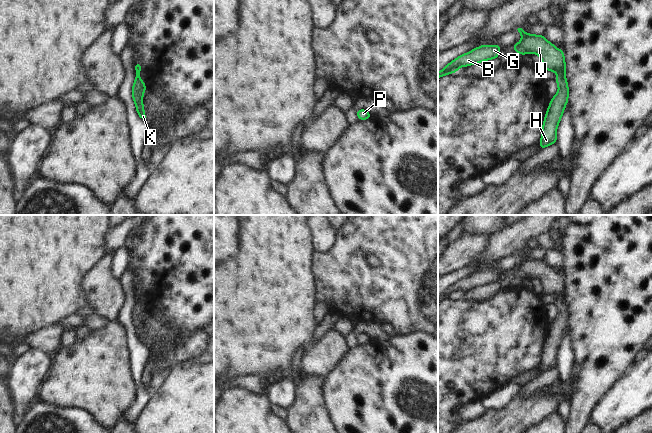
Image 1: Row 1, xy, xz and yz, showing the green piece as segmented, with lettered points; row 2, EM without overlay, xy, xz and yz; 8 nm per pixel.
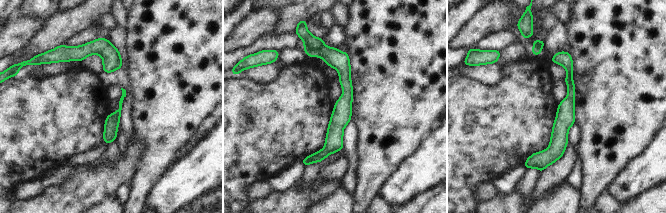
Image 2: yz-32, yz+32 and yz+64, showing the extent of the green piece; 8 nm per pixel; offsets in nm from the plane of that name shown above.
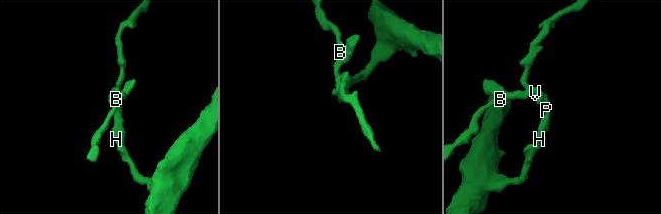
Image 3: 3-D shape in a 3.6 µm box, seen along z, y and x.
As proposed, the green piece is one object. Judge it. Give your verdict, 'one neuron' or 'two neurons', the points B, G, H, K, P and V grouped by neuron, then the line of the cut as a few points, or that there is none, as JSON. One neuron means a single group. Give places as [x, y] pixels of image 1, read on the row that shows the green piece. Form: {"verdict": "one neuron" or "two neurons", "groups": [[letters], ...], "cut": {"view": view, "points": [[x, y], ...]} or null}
{"verdict": "one neuron", "groups": [["B", "G", "H", "K", "P", "V"]], "cut": null}

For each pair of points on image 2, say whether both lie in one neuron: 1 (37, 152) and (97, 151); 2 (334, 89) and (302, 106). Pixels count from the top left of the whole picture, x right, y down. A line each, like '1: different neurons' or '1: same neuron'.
1: different neurons
2: different neurons

